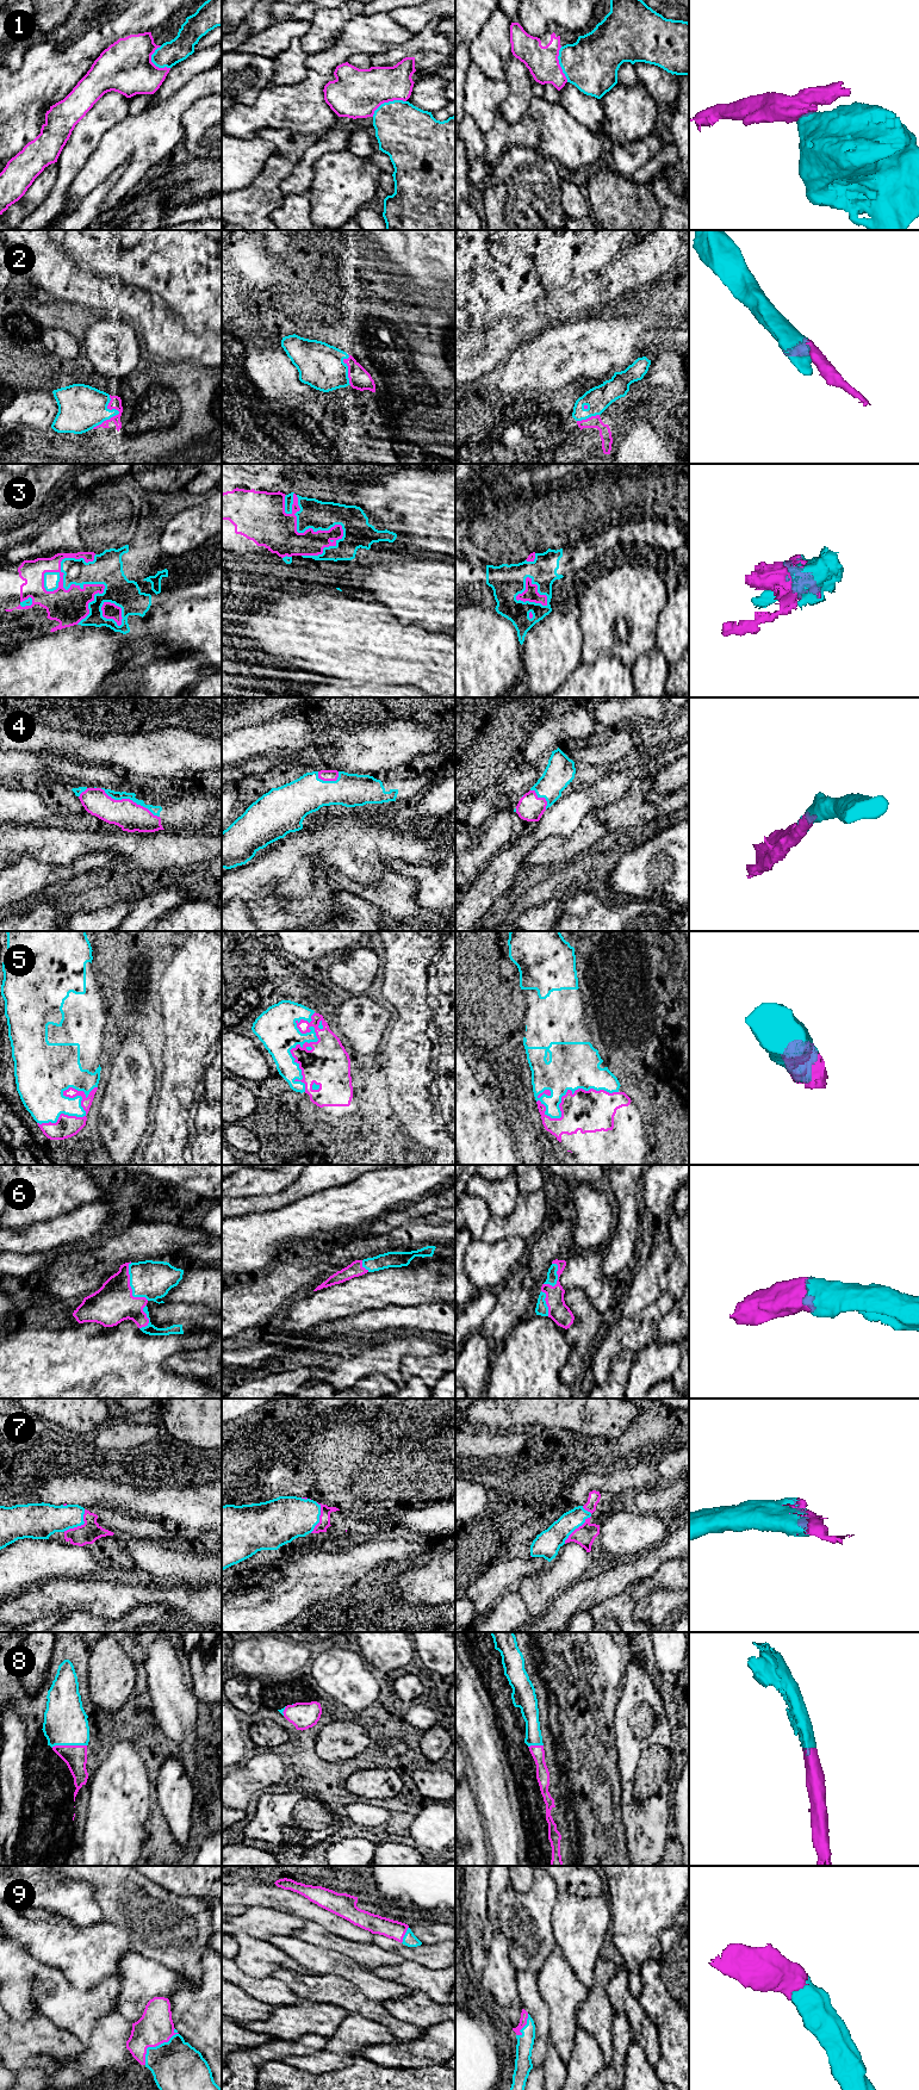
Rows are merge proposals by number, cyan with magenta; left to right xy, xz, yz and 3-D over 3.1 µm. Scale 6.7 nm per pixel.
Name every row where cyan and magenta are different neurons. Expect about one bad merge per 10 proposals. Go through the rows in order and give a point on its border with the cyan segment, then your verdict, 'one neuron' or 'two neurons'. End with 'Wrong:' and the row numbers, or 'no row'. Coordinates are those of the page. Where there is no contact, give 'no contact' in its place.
1: contact xz (389, 101); two neurons
2: contact xy (117, 414); one neuron
3: contact xy (74, 583); one neuron
4: contact xy (130, 799); one neuron
5: contact xz (311, 1041); one neuron
6: contact xy (130, 1285); one neuron
7: contact xy (80, 1525); one neuron
8: contact xy (68, 1744); one neuron
9: contact xy (156, 2046); one neuron
Wrong: 1

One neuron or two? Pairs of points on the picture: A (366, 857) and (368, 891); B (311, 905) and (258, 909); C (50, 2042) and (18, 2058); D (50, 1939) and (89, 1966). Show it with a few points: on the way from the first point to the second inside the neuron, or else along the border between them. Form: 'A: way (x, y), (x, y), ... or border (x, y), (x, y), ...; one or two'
A: border (359, 881), (371, 885); two
B: way (298, 910), (271, 911); one
C: way (42, 2042), (33, 2042), (26, 2050); one
D: way (60, 1942), (72, 1948), (80, 1957); one

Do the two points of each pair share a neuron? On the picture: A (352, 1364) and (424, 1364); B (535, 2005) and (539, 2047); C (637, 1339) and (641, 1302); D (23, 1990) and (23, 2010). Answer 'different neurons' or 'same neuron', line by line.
A: different neurons
B: same neuron
C: different neurons
D: same neuron

